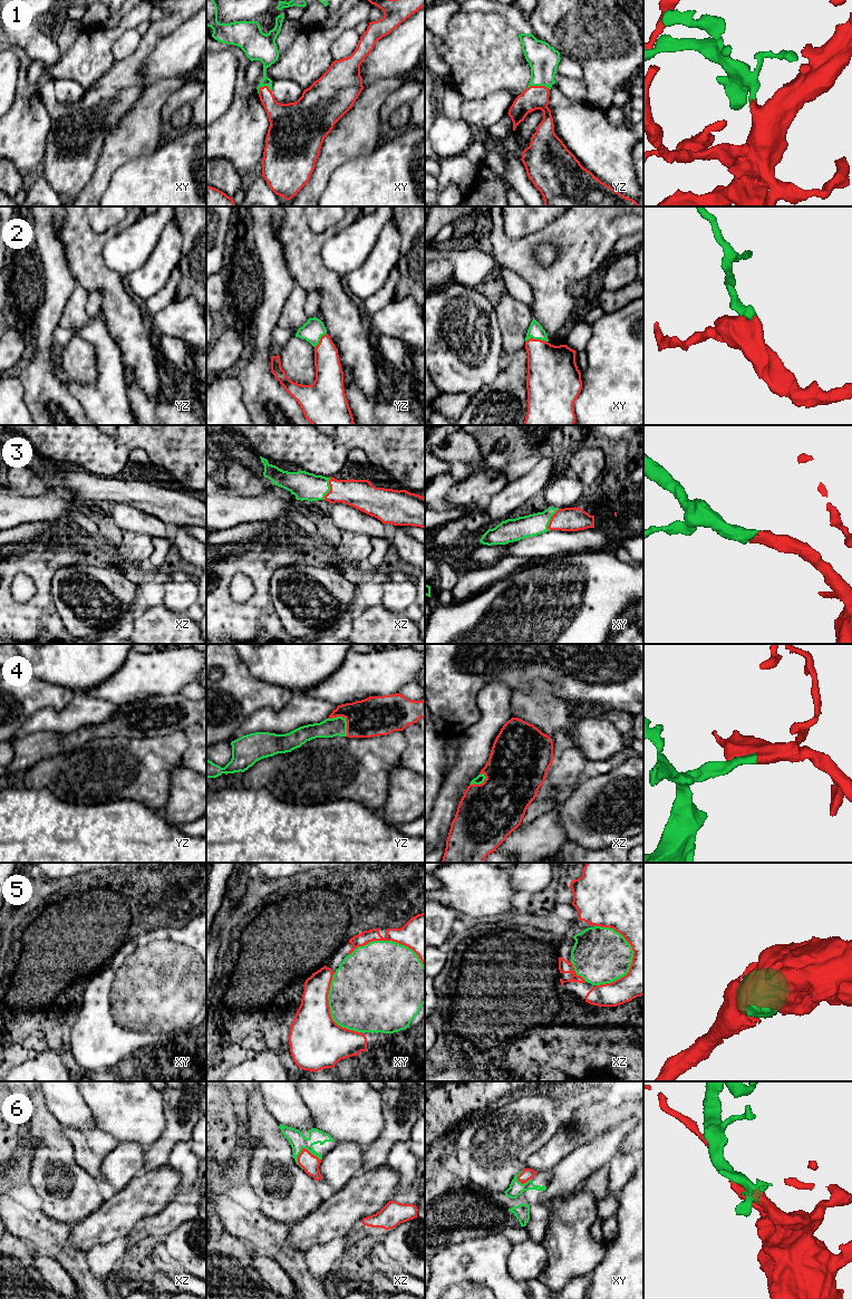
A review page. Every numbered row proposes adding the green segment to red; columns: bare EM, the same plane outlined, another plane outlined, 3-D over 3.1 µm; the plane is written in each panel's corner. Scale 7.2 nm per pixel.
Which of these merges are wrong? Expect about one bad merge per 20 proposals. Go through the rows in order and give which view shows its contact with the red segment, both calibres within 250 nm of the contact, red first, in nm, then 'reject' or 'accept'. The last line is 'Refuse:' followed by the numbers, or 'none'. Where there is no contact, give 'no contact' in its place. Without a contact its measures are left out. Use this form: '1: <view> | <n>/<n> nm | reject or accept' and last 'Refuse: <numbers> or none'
1: yz | 180/220 nm | accept
2: xy | 360/110 nm | accept
3: xz | 220/200 nm | accept
4: yz | 280/140 nm | accept
5: xz | 360/400 nm | accept
6: xz | 130/120 nm | accept
Refuse: none

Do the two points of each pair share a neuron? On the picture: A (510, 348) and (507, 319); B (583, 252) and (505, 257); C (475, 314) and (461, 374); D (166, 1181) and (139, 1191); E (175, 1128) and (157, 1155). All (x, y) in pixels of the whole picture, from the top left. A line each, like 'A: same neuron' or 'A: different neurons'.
A: same neuron
B: same neuron
C: same neuron
D: same neuron
E: same neuron

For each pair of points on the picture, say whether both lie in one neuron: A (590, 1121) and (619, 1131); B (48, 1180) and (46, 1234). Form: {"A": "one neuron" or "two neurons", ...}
{"A": "two neurons", "B": "two neurons"}

